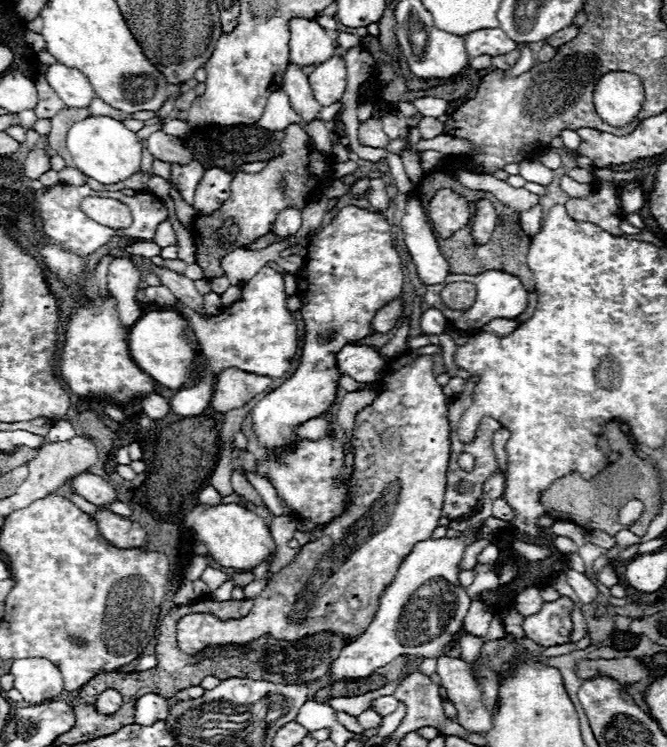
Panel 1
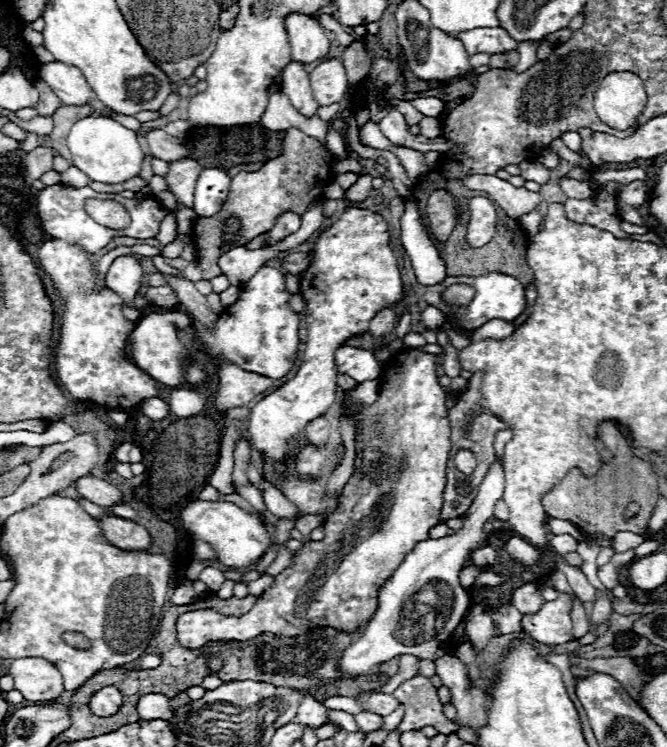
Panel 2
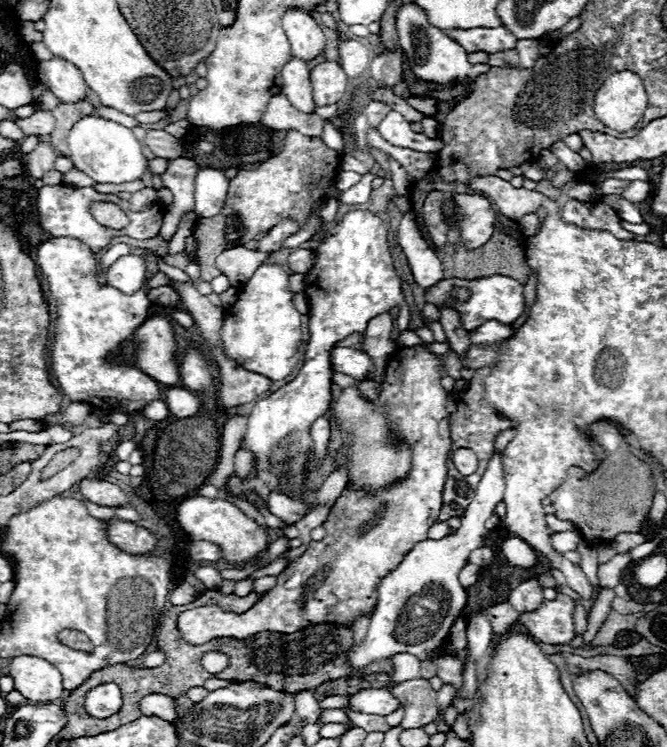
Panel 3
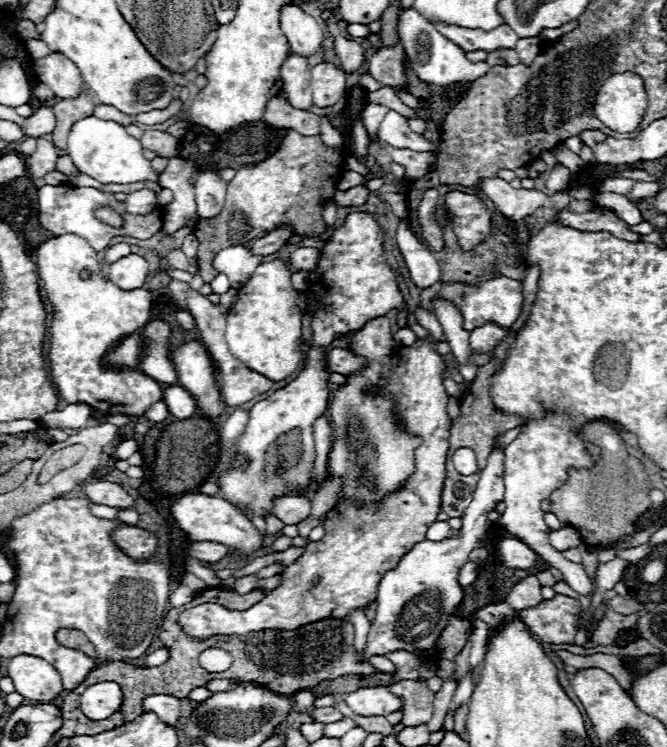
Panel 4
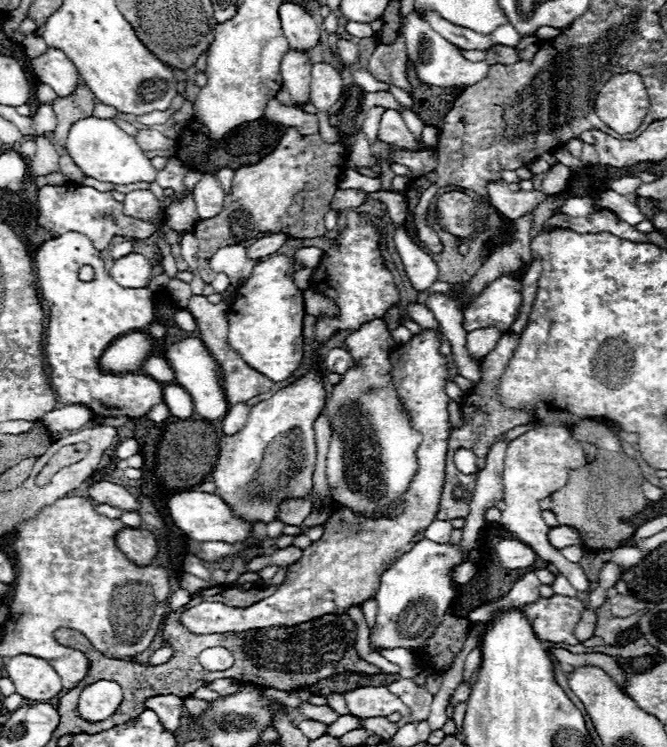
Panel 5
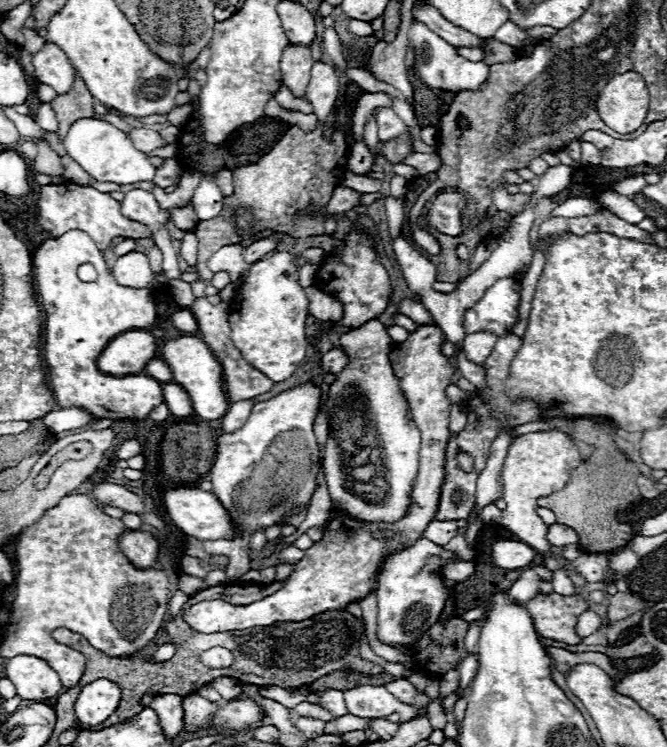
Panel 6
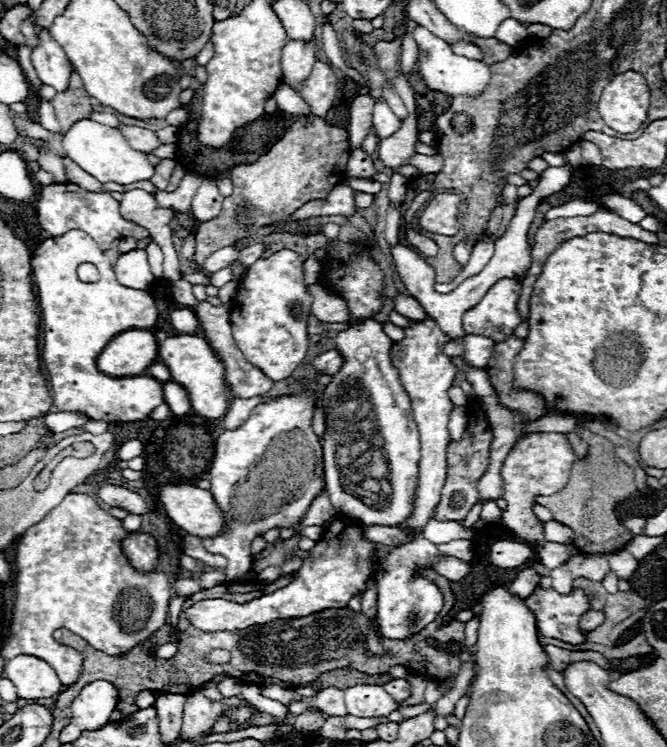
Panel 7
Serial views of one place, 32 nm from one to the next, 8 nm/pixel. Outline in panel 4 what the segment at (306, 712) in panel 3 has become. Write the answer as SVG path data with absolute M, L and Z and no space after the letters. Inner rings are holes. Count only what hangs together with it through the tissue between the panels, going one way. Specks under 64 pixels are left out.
M300 690L300 692L296 694L296 712L304 714L304 710L306 710L308 706L314 706L312 700L314 700L314 696L312 696L310 690Z

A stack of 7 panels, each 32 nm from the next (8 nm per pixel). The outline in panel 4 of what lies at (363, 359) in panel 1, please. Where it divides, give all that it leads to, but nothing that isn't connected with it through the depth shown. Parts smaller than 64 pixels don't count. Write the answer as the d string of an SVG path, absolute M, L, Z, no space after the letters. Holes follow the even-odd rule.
M332 348L326 356L326 366L330 372L346 374L352 370L360 370L364 366L364 360L356 358L348 348Z

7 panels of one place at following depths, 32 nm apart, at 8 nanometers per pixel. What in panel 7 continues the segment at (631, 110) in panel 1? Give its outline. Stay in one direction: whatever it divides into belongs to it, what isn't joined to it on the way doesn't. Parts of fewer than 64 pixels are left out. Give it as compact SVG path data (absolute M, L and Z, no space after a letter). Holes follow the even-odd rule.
M632 70L614 76L598 100L598 112L602 120L622 134L636 132L644 124L648 106L650 88L644 76Z

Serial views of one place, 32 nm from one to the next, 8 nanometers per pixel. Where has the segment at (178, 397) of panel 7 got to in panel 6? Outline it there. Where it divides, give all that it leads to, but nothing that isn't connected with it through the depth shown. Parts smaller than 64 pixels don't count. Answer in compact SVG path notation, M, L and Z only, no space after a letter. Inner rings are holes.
M169 382L164 384L162 388L164 402L174 416L178 416L178 418L192 416L192 402L182 386L175 384L175 382Z

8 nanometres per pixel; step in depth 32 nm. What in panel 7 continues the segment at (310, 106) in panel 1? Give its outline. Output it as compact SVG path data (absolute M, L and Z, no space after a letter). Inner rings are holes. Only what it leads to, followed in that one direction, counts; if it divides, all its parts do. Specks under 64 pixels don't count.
M314 38L306 40L288 40L282 48L282 78L286 84L296 86L302 82L316 62L316 46Z

